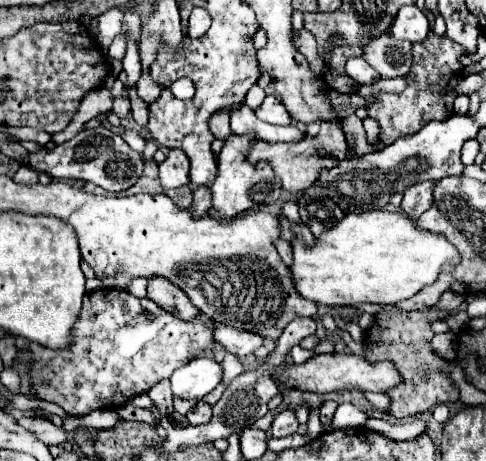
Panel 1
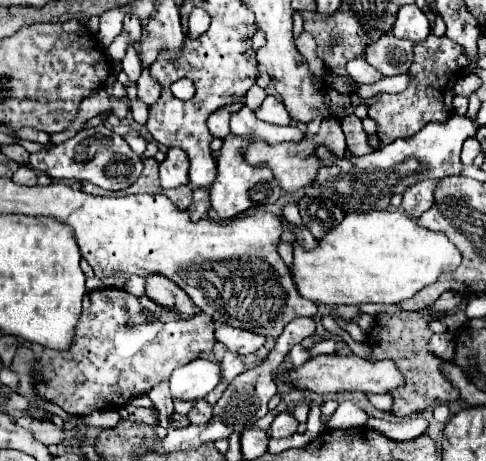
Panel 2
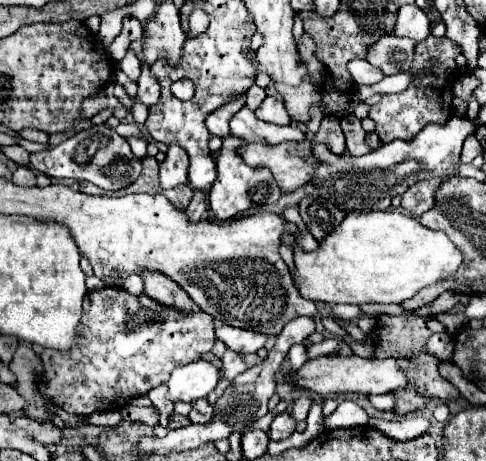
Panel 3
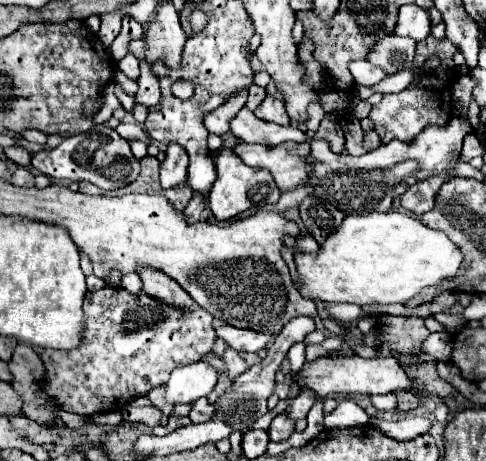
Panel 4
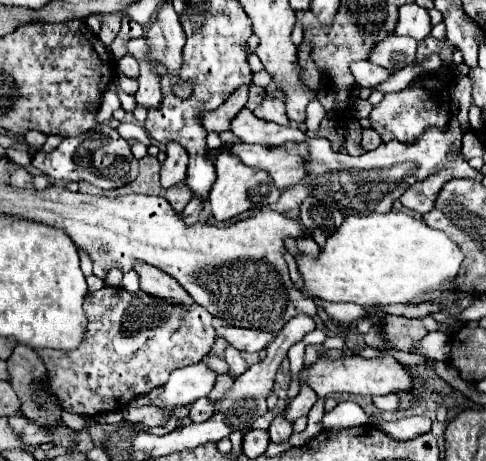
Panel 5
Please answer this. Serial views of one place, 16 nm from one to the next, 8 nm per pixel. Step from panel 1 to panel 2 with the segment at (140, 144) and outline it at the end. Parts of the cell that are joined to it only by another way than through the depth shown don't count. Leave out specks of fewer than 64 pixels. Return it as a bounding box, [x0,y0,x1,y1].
[122,132,146,154]

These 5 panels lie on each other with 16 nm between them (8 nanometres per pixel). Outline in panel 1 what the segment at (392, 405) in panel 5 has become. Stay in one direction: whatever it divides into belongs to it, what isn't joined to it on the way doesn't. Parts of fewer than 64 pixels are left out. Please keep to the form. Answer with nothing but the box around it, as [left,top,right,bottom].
[363,392,390,411]

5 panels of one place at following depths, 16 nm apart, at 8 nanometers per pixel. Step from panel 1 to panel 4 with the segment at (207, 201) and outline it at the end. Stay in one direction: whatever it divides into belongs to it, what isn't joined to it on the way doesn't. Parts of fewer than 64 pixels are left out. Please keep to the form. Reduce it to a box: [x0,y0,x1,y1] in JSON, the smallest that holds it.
[184,192,206,222]

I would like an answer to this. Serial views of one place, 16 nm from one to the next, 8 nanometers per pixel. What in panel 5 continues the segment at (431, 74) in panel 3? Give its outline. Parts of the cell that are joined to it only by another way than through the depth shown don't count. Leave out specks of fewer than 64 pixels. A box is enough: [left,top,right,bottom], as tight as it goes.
[370,36,454,142]

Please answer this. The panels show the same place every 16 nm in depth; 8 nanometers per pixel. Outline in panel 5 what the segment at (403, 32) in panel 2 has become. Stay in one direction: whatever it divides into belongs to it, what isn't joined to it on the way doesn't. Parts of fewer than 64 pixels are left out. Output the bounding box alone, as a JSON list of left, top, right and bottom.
[394,4,432,40]

